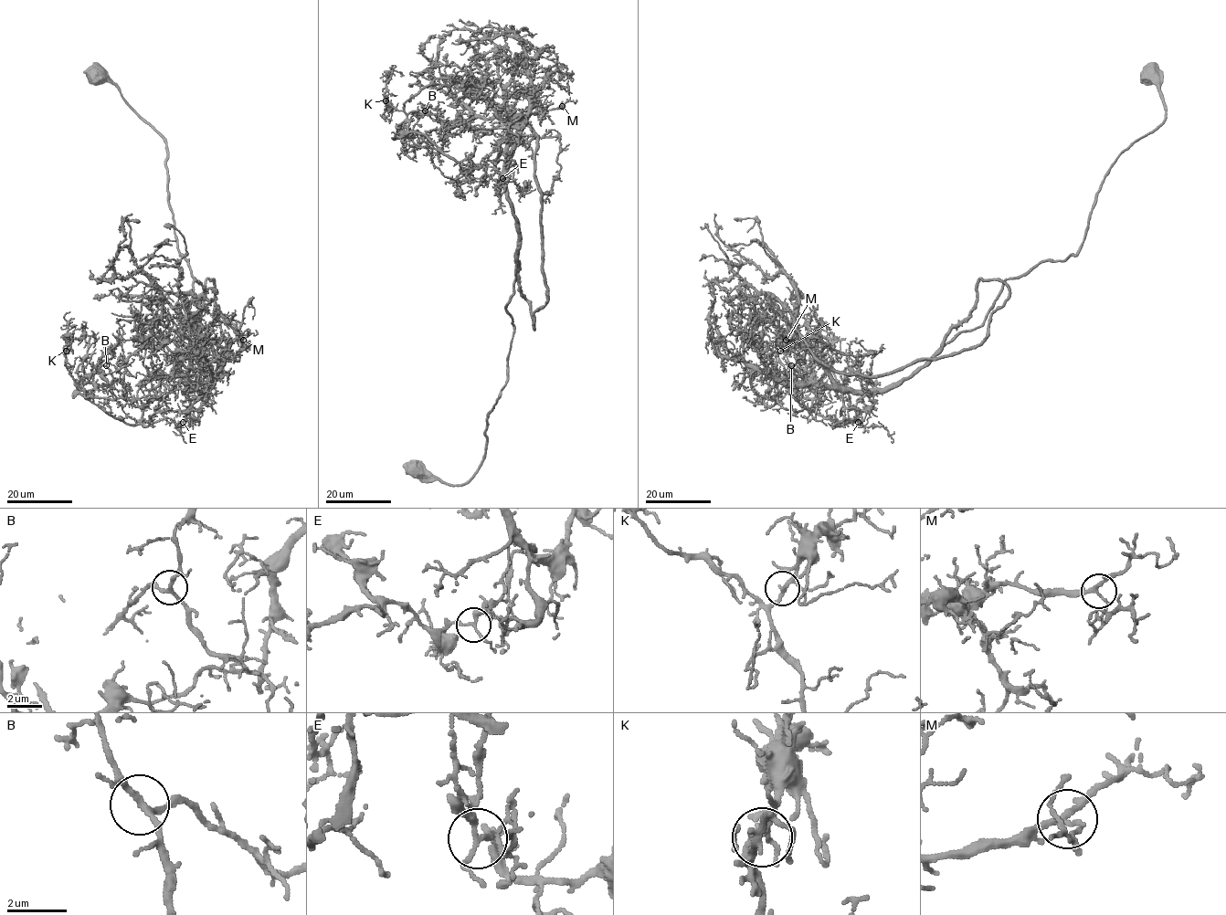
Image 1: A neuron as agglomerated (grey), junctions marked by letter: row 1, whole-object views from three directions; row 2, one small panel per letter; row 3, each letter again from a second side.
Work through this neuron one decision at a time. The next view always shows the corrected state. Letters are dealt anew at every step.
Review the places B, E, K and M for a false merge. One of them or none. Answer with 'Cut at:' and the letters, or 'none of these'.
Cut at: E

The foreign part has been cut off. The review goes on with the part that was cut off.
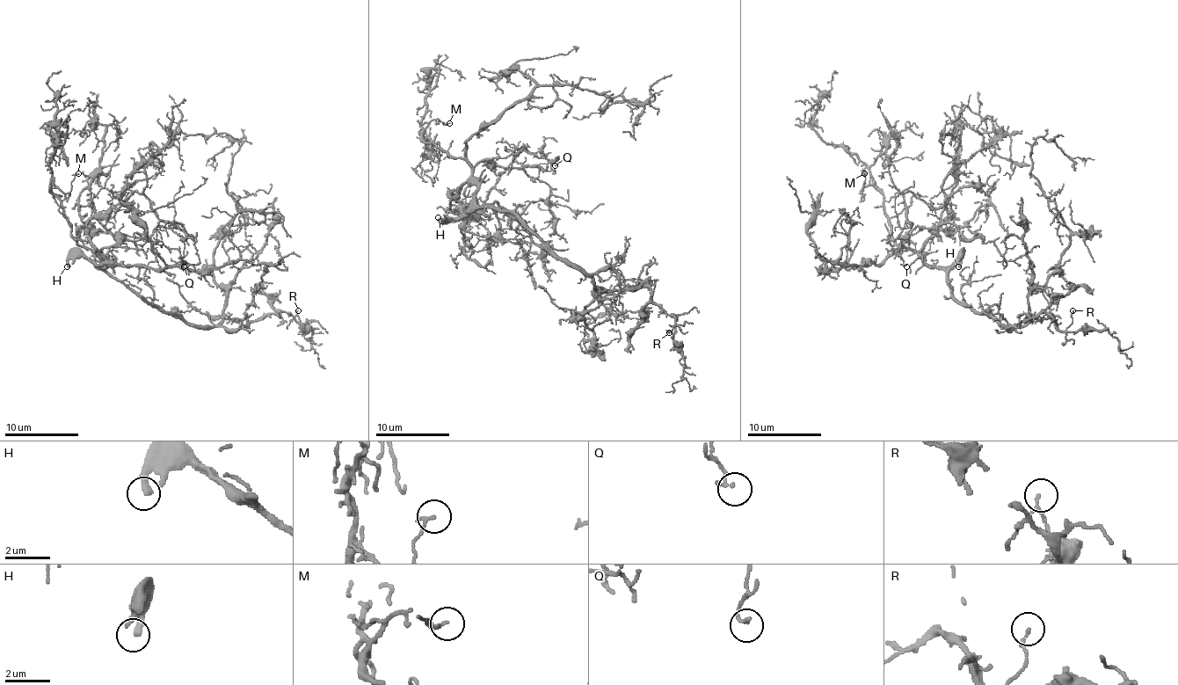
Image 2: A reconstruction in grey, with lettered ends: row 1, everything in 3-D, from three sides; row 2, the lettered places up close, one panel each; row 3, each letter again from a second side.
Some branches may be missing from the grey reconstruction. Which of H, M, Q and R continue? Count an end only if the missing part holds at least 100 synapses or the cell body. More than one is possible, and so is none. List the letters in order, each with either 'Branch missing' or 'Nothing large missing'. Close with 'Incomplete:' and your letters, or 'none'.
H: Branch missing
M: Nothing large missing
Q: Nothing large missing
R: Nothing large missing
Incomplete: H

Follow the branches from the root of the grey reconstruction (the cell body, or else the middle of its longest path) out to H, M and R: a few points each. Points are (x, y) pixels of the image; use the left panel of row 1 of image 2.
H: (141, 297), (83, 257), (72, 257), (67, 266)
M: (141, 297), (104, 270), (105, 258), (100, 250), (82, 248), (70, 233), (52, 185), (67, 194), (78, 173)
R: (141, 297), (176, 312), (191, 325), (229, 329), (287, 312), (303, 331), (298, 310)

